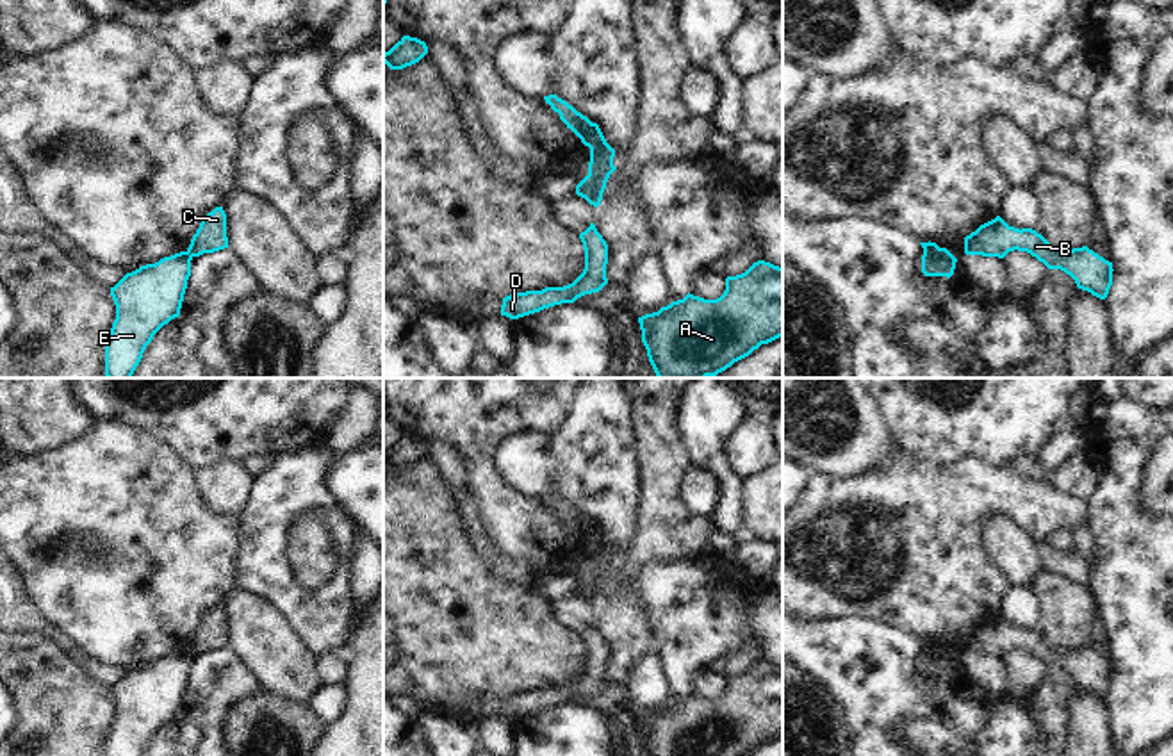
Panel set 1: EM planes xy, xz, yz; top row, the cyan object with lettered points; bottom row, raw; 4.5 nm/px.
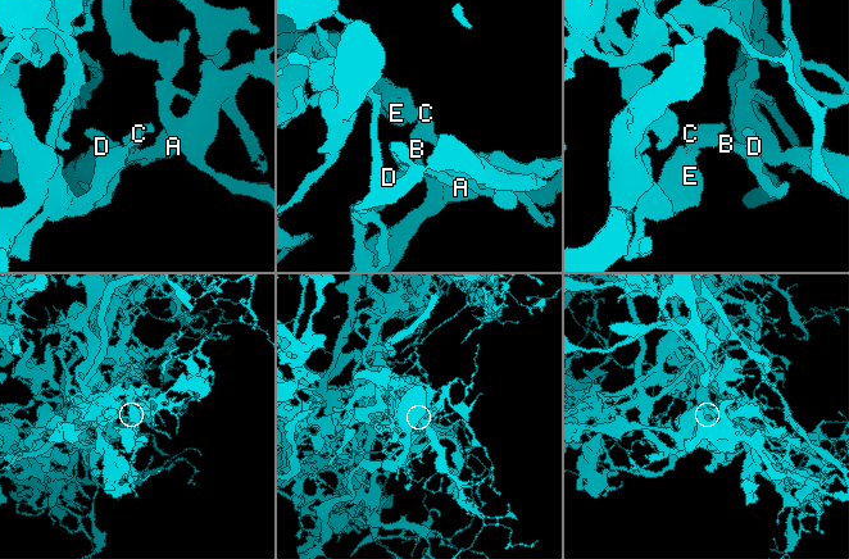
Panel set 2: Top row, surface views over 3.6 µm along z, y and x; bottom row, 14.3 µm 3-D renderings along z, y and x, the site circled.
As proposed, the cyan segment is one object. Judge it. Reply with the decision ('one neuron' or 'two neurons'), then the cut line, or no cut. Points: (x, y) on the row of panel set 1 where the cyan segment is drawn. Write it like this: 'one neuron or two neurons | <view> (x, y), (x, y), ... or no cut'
two neurons | yz (924, 250), (935, 255), (951, 255)

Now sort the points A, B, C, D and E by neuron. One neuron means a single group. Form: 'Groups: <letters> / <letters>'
Groups: A B C D / E.

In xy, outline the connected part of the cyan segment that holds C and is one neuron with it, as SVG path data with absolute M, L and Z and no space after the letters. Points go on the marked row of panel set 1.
M216 207L201 219L200 228L191 239L187 253L193 259L203 253L214 253L225 248L228 248L226 214L223 207Z

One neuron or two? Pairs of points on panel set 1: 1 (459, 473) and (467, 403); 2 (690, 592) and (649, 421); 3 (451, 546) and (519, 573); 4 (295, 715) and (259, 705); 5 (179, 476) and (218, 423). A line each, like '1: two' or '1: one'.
1: two
2: two
3: two
4: one
5: two

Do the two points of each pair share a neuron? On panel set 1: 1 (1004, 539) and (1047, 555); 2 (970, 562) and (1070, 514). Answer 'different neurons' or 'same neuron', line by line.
1: different neurons
2: same neuron

